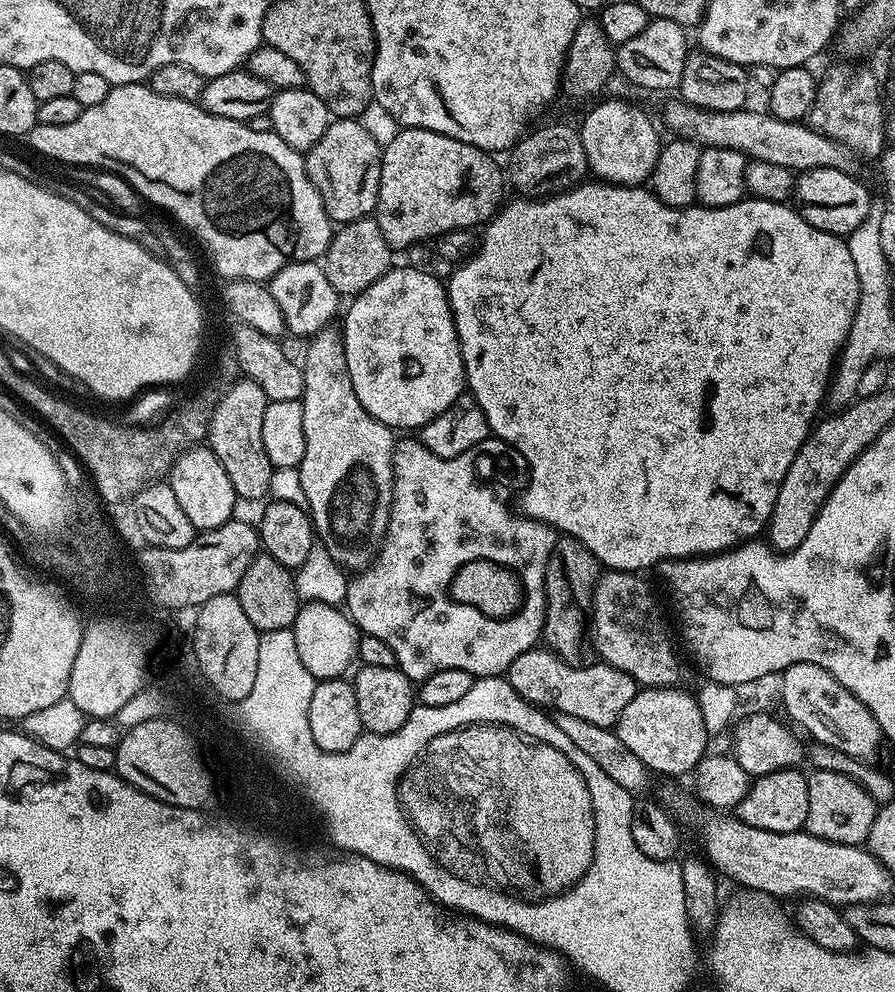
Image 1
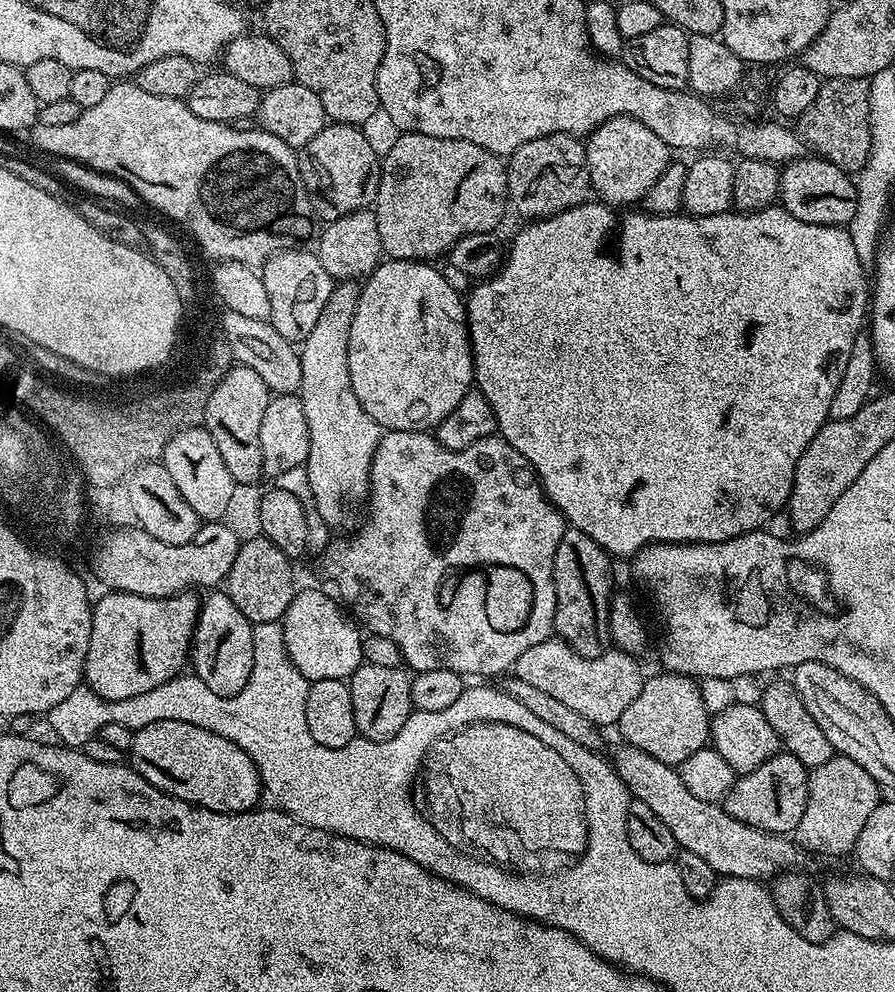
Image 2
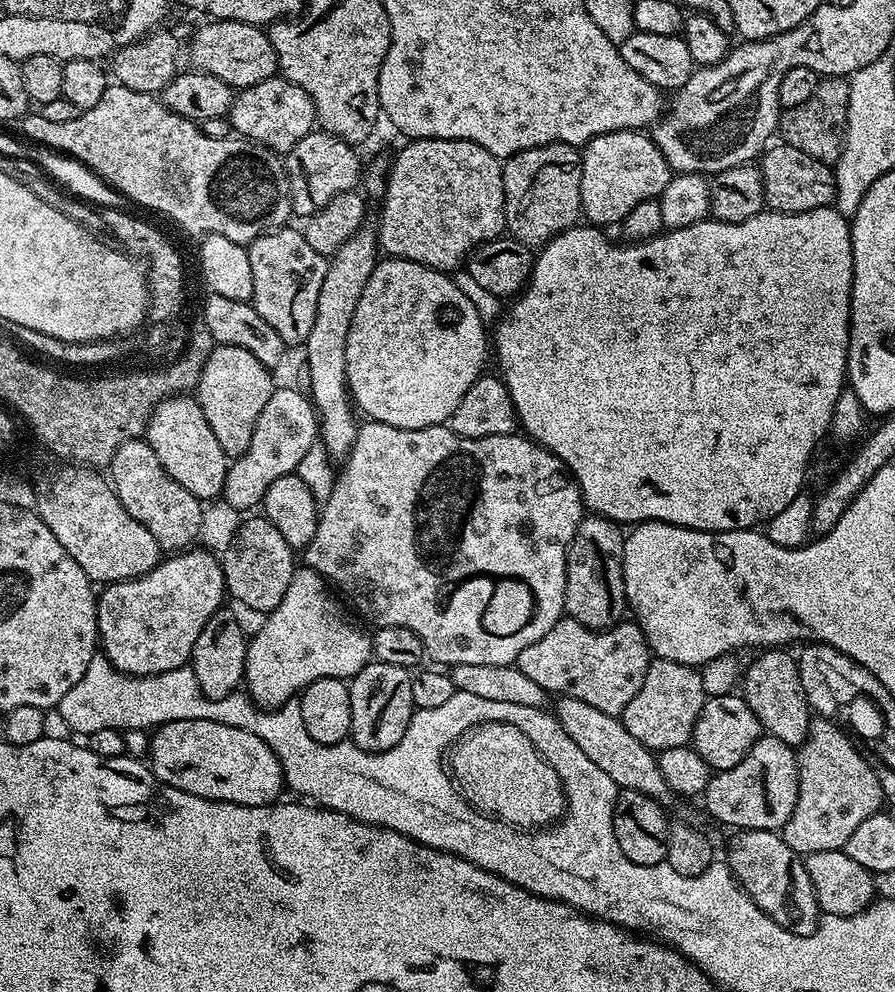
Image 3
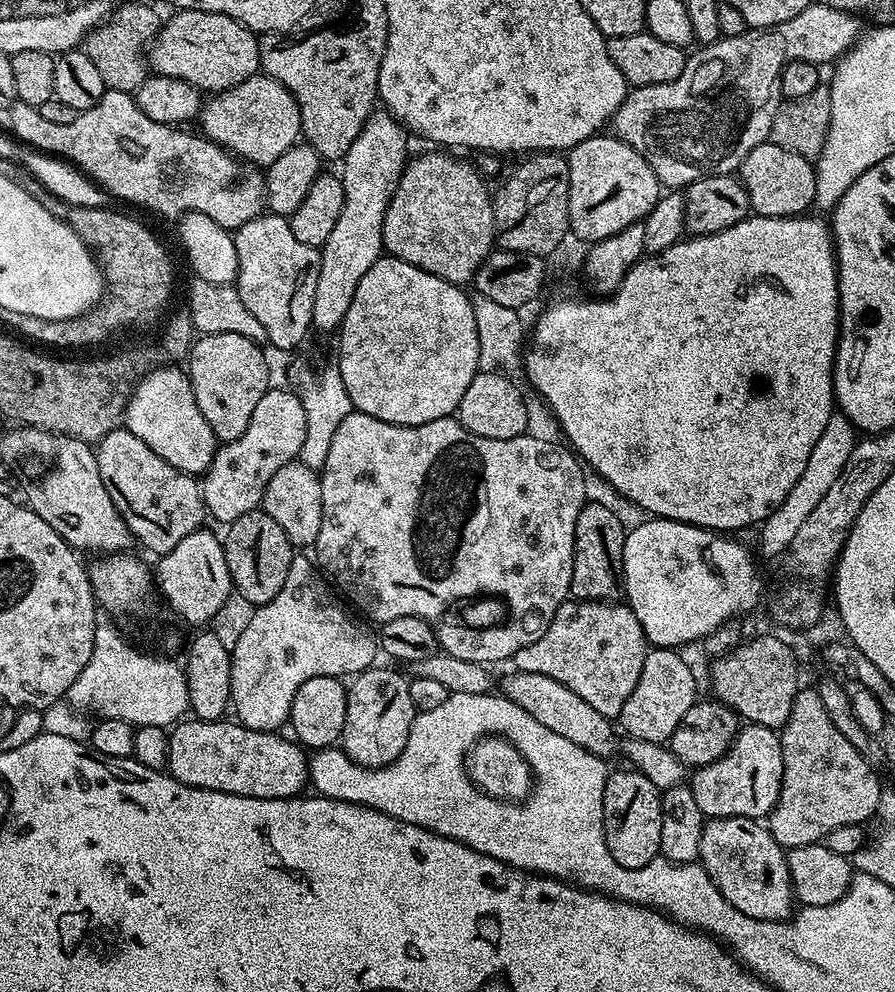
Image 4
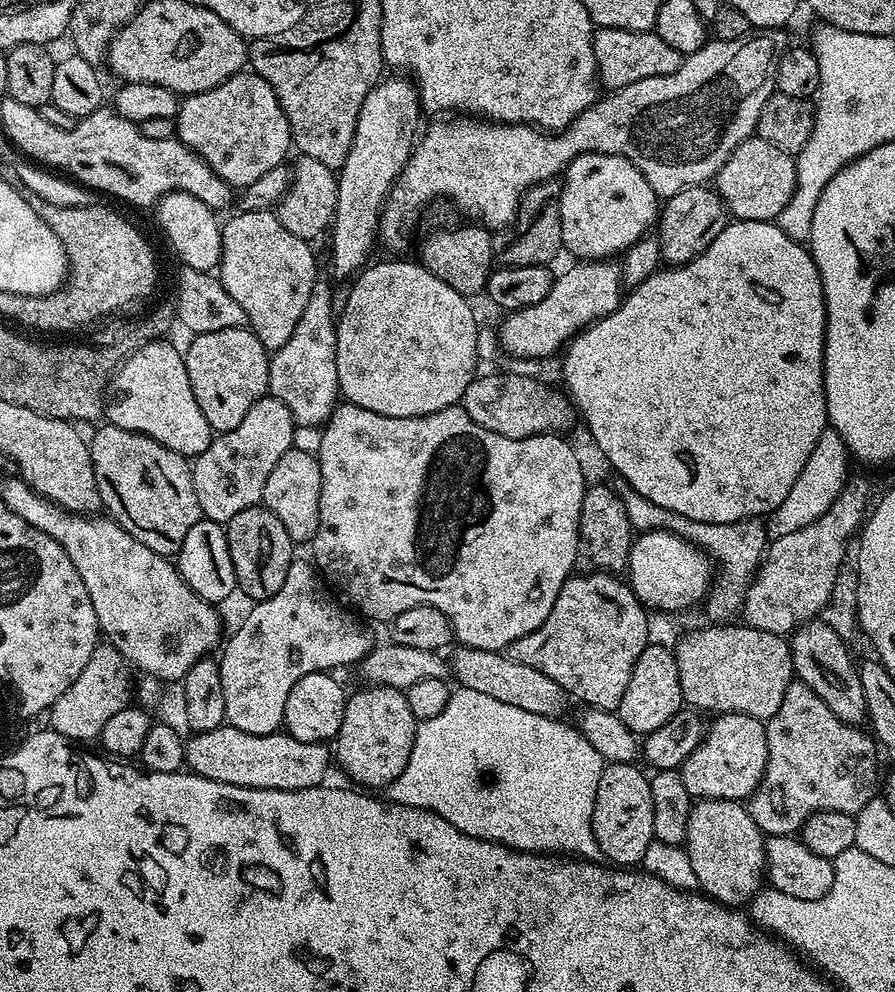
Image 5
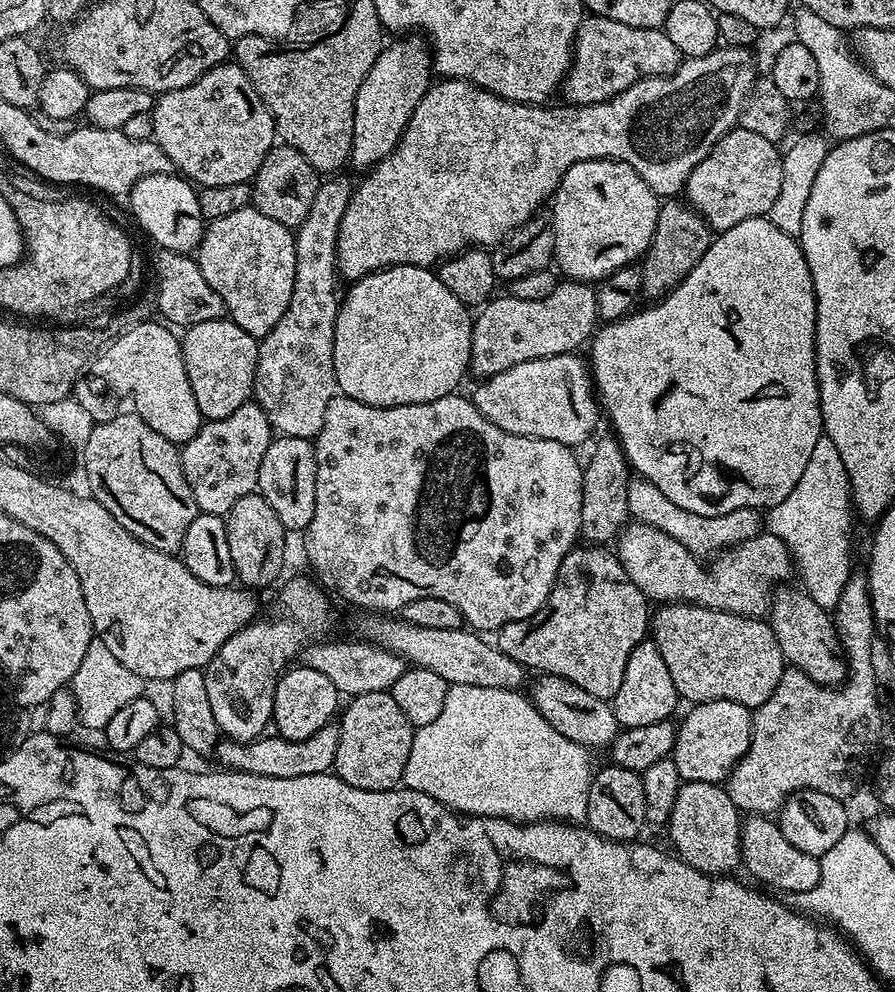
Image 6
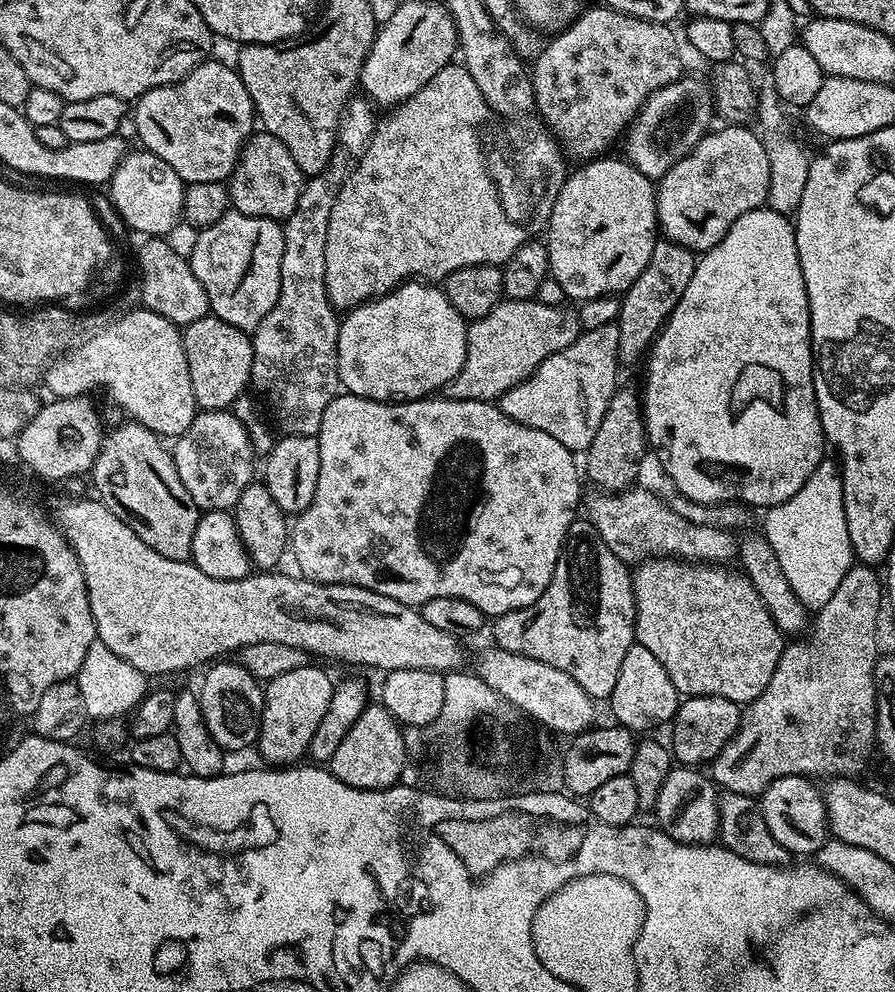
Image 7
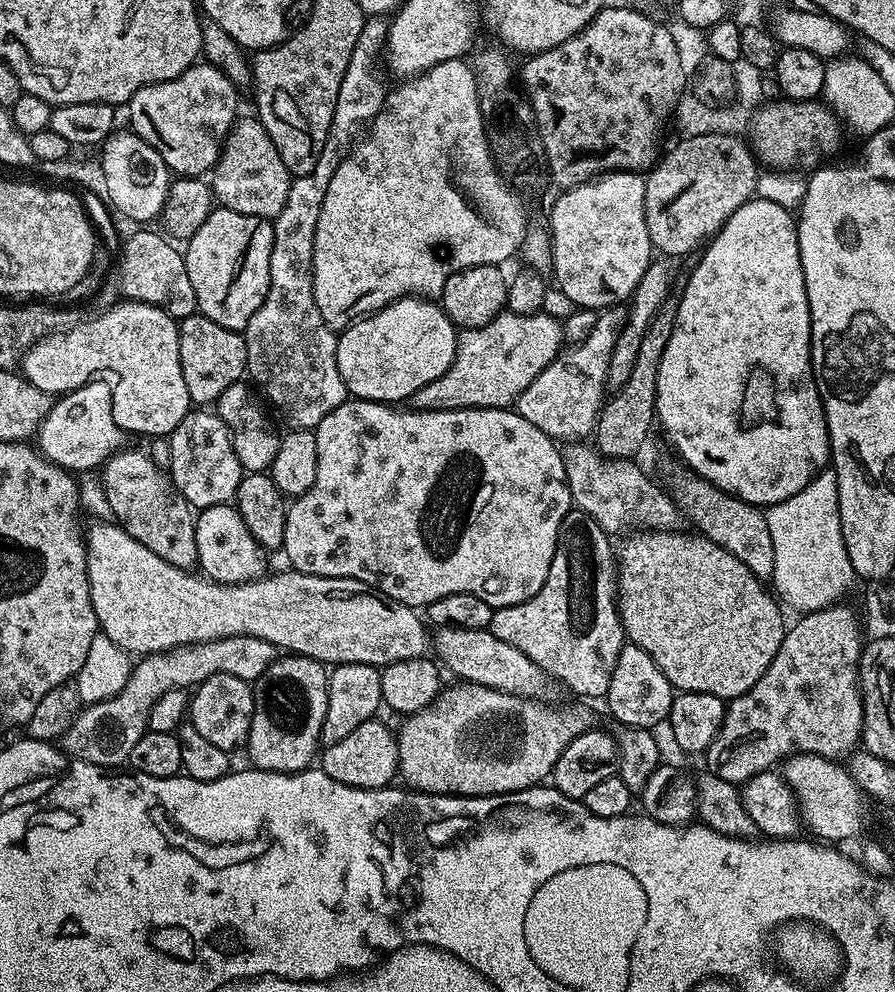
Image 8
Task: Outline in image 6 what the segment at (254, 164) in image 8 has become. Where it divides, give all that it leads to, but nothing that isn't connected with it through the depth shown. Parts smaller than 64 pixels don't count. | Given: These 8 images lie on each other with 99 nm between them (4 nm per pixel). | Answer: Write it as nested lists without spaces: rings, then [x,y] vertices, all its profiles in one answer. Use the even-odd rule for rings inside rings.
[[[276,146],[266,154],[262,166],[250,181],[250,189],[252,188],[250,204],[262,214],[266,214],[266,218],[274,218],[274,222],[282,222],[288,228],[295,230],[306,218],[314,202],[314,194],[321,183],[321,177],[302,158],[298,150],[287,146]]]

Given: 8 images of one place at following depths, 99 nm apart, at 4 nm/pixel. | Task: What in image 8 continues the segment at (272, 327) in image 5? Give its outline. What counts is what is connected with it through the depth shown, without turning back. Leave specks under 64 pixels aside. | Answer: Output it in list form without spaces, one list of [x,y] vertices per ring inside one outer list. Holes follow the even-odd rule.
[[[213,207],[212,212],[198,226],[198,234],[186,241],[183,249],[186,262],[186,274],[190,274],[190,283],[194,286],[194,298],[199,315],[218,322],[230,330],[243,333],[244,327],[254,318],[254,310],[262,306],[266,290],[270,290],[270,250],[274,246],[274,230],[271,220],[263,220],[250,214],[238,214],[229,208]]]

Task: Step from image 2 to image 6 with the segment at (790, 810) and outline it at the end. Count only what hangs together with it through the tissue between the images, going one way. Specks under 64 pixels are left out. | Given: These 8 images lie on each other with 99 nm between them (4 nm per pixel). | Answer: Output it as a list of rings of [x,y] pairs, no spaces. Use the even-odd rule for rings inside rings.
[[[702,700],[691,705],[692,708],[684,716],[684,721],[676,724],[676,741],[672,747],[670,759],[674,766],[678,766],[678,774],[681,781],[708,782],[720,784],[727,781],[732,768],[746,754],[752,737],[752,714],[753,709],[742,706],[738,702],[729,700]]]

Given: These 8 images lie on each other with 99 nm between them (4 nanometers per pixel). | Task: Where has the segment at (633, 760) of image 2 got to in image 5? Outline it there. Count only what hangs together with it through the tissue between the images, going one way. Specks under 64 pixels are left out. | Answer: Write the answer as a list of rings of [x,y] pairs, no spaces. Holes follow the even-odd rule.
[[[467,646],[457,649],[450,656],[450,668],[460,688],[478,690],[478,694],[490,694],[490,698],[498,698],[498,702],[518,706],[530,714],[553,718],[561,715],[559,712],[564,708],[566,693],[560,689],[558,682],[554,682],[554,678],[546,678],[542,670],[534,670],[534,666],[522,666],[522,662],[514,662],[503,651],[491,652]]]

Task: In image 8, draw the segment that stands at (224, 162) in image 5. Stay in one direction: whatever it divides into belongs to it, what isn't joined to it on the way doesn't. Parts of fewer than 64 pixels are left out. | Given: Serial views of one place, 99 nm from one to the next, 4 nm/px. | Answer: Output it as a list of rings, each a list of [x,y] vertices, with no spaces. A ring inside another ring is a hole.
[[[197,62],[182,74],[178,74],[178,78],[142,86],[128,101],[126,111],[132,119],[131,131],[158,150],[169,170],[180,178],[200,178],[215,168],[216,159],[220,157],[220,149],[224,147],[224,139],[238,119],[236,95],[238,95],[236,85],[213,64]]]

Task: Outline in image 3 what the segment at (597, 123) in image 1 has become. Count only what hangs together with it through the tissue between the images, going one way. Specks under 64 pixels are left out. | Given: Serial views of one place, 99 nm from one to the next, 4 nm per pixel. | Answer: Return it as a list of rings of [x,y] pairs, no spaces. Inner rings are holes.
[[[625,130],[596,136],[583,145],[580,157],[580,211],[583,219],[593,226],[619,225],[636,211],[639,204],[655,201],[672,180],[673,175],[662,152],[643,131]]]

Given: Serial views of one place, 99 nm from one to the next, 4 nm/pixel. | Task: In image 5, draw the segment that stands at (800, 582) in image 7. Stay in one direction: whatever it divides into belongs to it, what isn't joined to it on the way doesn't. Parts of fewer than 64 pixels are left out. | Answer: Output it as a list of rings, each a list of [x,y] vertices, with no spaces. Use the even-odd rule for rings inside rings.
[[[831,426],[825,428],[822,438],[818,438],[814,451],[806,461],[806,466],[802,466],[802,474],[798,474],[794,486],[790,486],[790,494],[786,494],[782,506],[775,508],[767,517],[767,531],[776,536],[785,536],[794,530],[802,530],[802,526],[810,526],[810,522],[826,514],[830,506],[834,506],[844,483],[850,479],[848,460],[850,461],[850,453],[842,438]]]

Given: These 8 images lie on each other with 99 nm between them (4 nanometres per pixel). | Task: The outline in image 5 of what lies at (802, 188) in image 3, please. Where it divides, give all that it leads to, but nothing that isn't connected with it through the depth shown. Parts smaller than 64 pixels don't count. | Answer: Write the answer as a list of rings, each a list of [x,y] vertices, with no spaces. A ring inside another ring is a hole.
[[[759,138],[743,140],[714,177],[714,191],[736,220],[775,221],[782,214],[786,202],[790,202],[795,185],[795,159],[778,150],[778,146],[770,146],[770,142]]]

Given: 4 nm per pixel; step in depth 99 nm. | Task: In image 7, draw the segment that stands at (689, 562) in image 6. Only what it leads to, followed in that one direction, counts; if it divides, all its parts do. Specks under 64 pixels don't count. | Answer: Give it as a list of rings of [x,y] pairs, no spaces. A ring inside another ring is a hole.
[[[629,487],[623,492],[615,494],[596,494],[592,501],[587,501],[586,513],[587,519],[595,524],[602,542],[610,546],[610,550],[618,557],[622,563],[635,566],[651,561],[653,558],[675,558],[685,562],[702,562],[705,556],[727,556],[732,560],[738,552],[738,540],[734,537],[728,540],[732,535],[731,531],[721,530],[709,523],[695,524],[684,517],[675,513],[668,502],[660,501],[652,492],[647,492],[644,488]]]

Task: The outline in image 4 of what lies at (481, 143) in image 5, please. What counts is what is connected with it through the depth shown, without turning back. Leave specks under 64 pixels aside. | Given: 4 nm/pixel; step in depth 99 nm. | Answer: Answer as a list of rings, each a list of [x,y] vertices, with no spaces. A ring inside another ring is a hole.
[[[810,2],[806,6],[806,10],[802,10],[802,14],[798,14],[794,18],[790,18],[790,22],[782,22],[778,26],[770,26],[769,28],[753,28],[744,31],[740,36],[725,36],[715,40],[712,44],[697,47],[695,49],[697,52],[693,56],[691,53],[685,59],[682,74],[678,74],[678,78],[674,78],[674,82],[662,82],[661,84],[651,84],[641,88],[633,87],[629,91],[628,97],[622,102],[622,106],[618,106],[618,110],[612,115],[610,121],[611,135],[626,141],[630,147],[638,150],[638,154],[642,154],[642,158],[646,158],[646,162],[654,170],[654,174],[658,179],[660,179],[661,185],[668,190],[683,189],[685,186],[694,183],[695,180],[700,180],[703,176],[726,176],[735,173],[739,169],[740,163],[750,154],[750,150],[754,150],[759,144],[763,144],[768,140],[770,126],[774,122],[774,114],[782,103],[780,75],[785,64],[795,60],[805,60],[817,66],[825,66],[824,64],[828,63],[828,65],[831,65],[839,60],[856,43],[861,35],[862,28],[856,25],[856,20],[857,17],[853,13],[834,10],[822,2]]]

